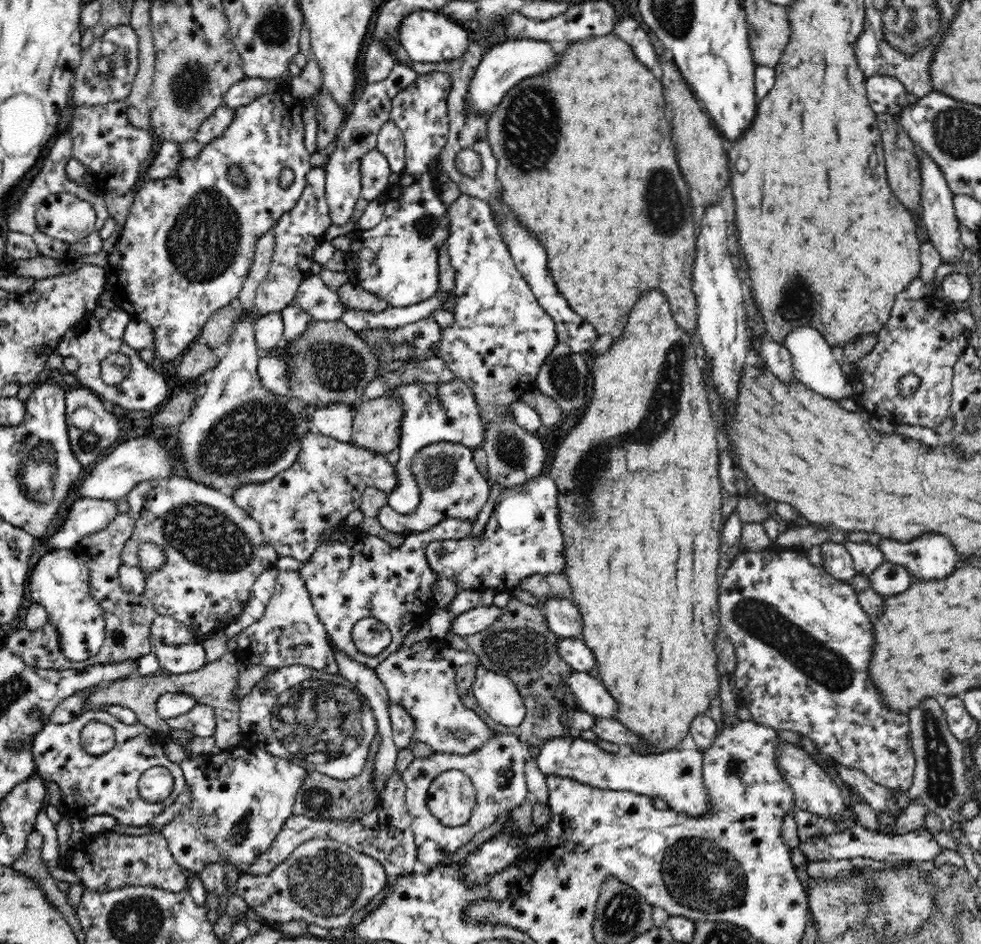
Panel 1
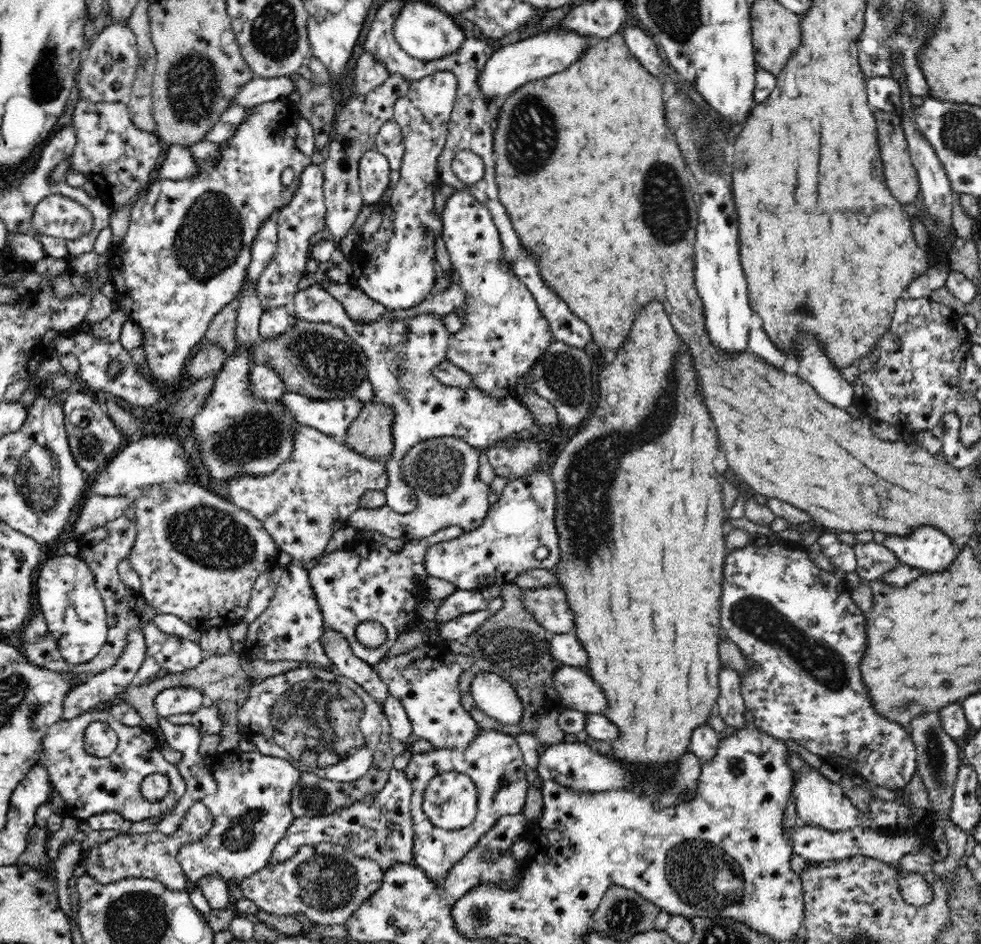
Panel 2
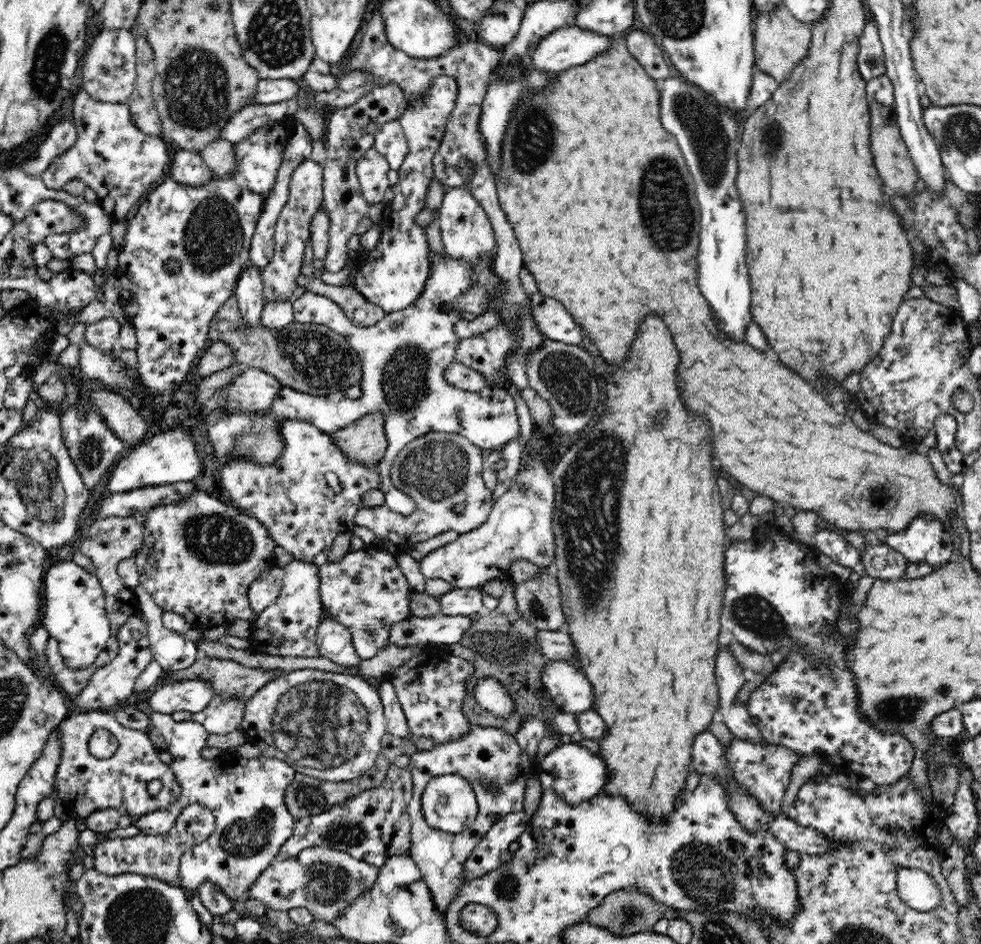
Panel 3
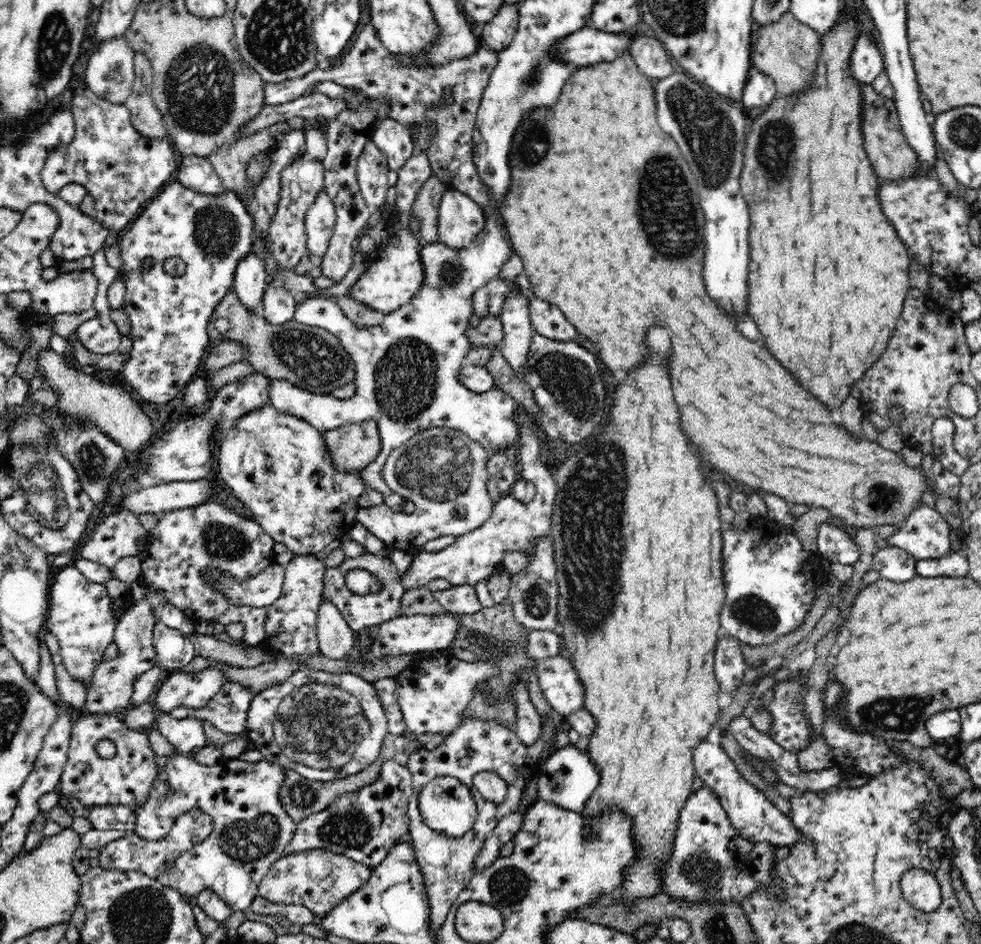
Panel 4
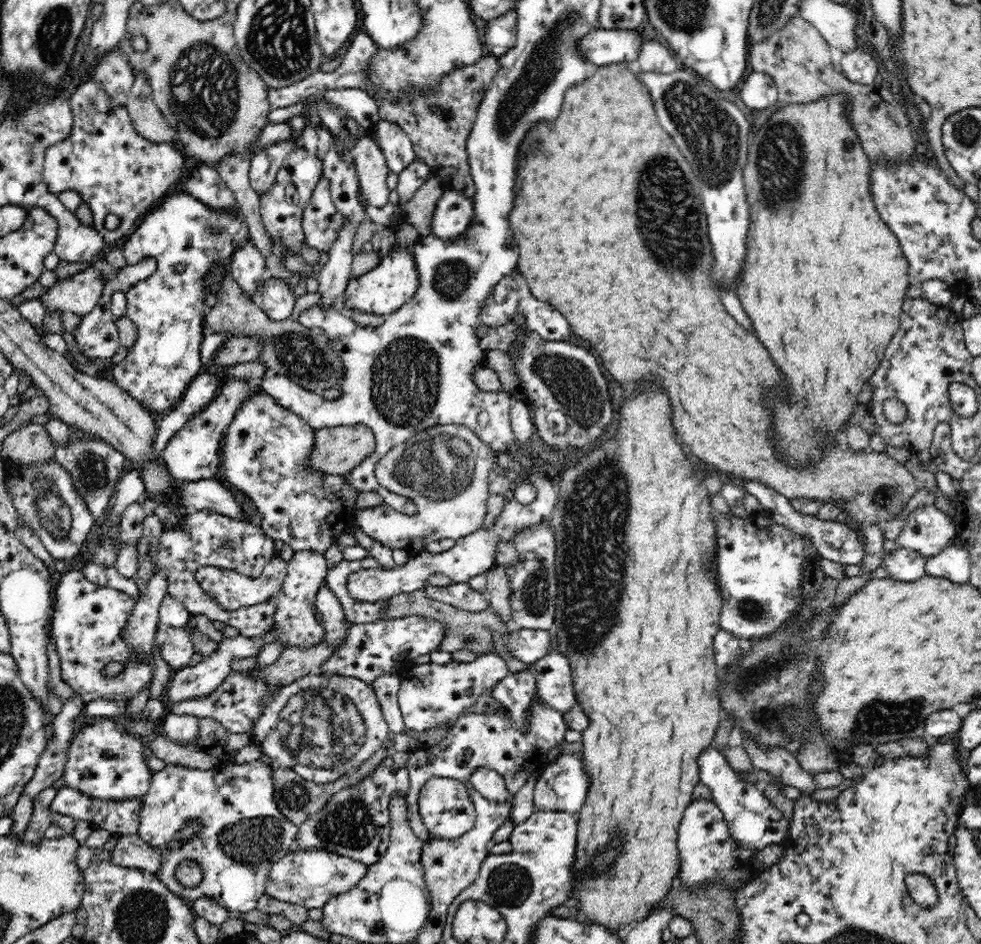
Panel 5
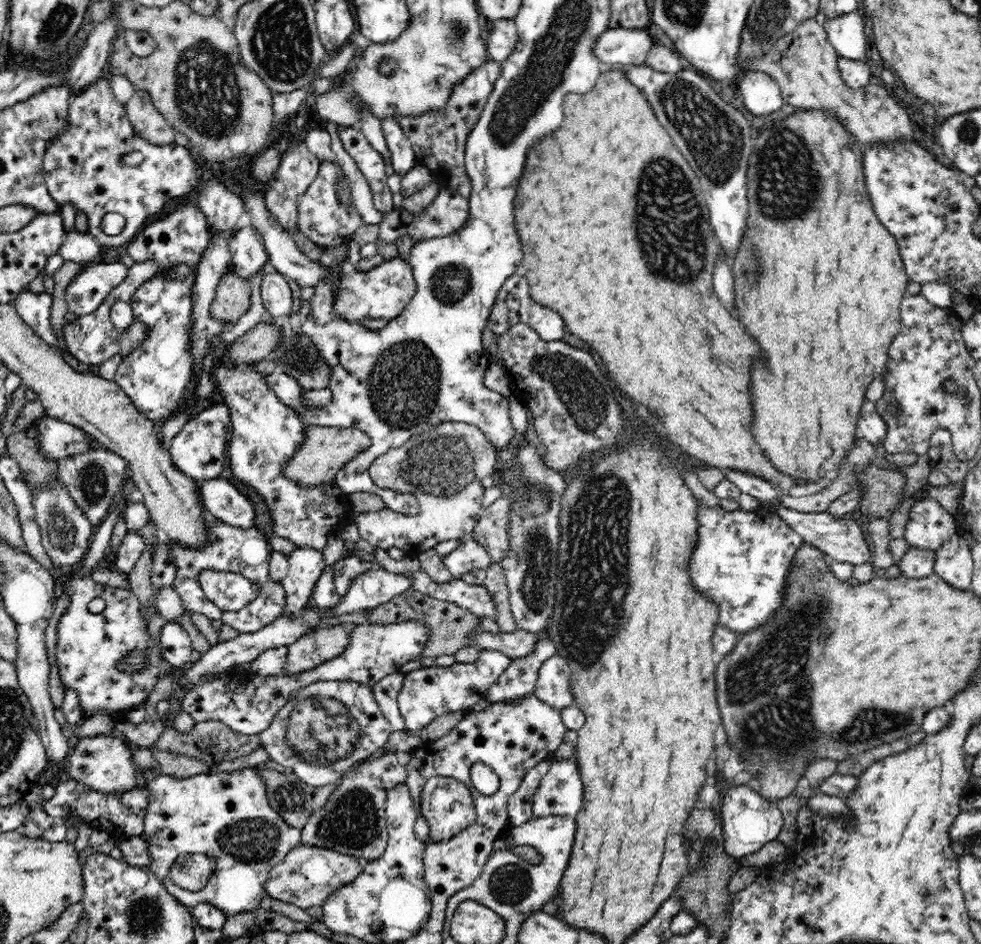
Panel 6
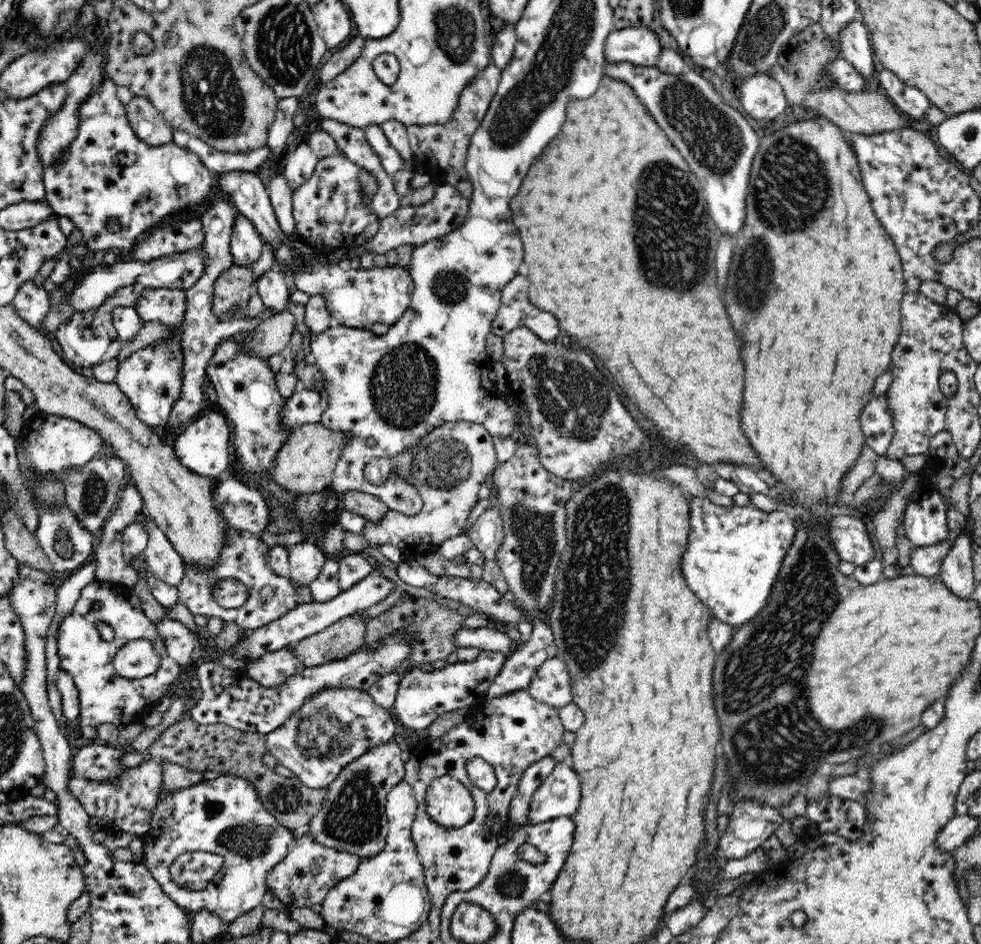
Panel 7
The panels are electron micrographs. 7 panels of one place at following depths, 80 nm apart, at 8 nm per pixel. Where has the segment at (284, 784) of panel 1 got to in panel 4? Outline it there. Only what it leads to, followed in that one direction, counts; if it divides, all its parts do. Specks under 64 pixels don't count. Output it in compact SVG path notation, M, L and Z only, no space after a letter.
M170 713L158 714L156 718L158 732L173 745L175 756L160 770L148 802L135 810L134 832L146 840L160 840L170 832L179 816L194 808L211 816L211 834L183 852L174 862L174 868L165 872L163 881L187 899L193 899L202 890L211 890L232 912L246 910L258 896L260 882L272 864L284 857L284 848L290 845L297 829L280 803L286 769L265 759L242 762L235 753L217 764L202 765L194 759L194 754L206 747L202 722L192 717L178 720Z

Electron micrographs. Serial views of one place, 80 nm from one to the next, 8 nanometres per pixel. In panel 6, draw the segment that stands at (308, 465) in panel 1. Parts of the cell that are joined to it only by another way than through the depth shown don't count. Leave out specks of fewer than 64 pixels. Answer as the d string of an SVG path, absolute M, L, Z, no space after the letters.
M223 347L216 357L213 376L216 382L215 399L225 402L228 407L232 423L232 438L228 444L228 466L232 470L233 478L240 480L247 486L252 486L263 500L273 520L273 531L271 534L282 536L291 540L296 547L312 547L322 550L330 534L343 532L352 522L348 517L354 512L353 506L349 503L349 492L340 490L340 487L333 480L316 486L303 486L296 484L283 475L283 464L295 453L299 444L304 440L305 421L289 406L286 406L280 398L271 390L266 383L265 376L254 369L254 363L234 363L224 357Z

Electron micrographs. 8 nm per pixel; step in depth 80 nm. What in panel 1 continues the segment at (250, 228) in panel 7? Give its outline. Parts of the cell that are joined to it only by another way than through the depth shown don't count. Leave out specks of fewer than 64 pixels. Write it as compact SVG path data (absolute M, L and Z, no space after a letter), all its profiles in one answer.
M256 314L236 321L228 352L210 372L192 414L178 425L181 455L175 454L175 460L184 466L188 479L216 490L261 483L290 468L300 454L305 432L313 429L301 399L272 395L262 387L257 363L263 355L254 337L258 318Z

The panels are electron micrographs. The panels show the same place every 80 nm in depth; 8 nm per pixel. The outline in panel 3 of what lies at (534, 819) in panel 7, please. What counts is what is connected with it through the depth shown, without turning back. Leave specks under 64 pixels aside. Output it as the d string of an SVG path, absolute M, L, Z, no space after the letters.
M560 743L536 766L536 774L542 783L542 791L554 791L564 802L576 806L602 793L608 784L606 763L597 754L583 748L579 743Z

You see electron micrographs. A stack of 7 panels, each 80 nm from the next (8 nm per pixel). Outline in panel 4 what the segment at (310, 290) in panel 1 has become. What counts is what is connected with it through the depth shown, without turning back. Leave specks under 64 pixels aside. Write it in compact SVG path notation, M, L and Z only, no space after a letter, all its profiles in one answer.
M485 215L485 227L483 231L479 234L478 240L472 245L470 248L464 248L464 250L453 250L449 248L449 246L444 245L441 241L438 244L430 244L426 242L422 242L422 264L424 264L424 282L422 286L420 286L419 292L416 292L416 295L412 297L412 300L409 300L408 306L405 305L402 308L398 308L395 312L390 312L385 316L382 324L377 326L372 326L370 328L360 328L355 326L352 323L352 320L349 320L344 314L341 308L334 304L330 299L324 299L323 297L315 297L310 296L309 299L306 299L302 304L298 304L295 309L295 321L299 324L308 326L308 327L317 327L327 330L330 334L336 336L336 338L340 339L344 350L350 355L350 358L354 363L354 370L356 376L354 376L353 384L356 385L356 394L354 396L340 400L338 398L330 397L330 396L314 396L312 393L302 390L298 386L292 385L290 382L282 379L270 379L270 397L269 402L272 403L272 406L278 410L278 412L283 412L289 415L294 415L306 422L310 423L314 428L319 429L320 431L329 431L334 430L335 428L352 424L358 422L364 422L364 420L375 420L377 422L378 432L381 438L381 449L380 452L376 455L376 458L370 463L367 464L363 469L361 469L361 480L365 484L366 489L374 489L383 494L385 498L384 508L392 509L395 513L406 513L412 514L415 510L415 504L407 499L406 497L394 492L391 488L388 488L388 485L384 482L382 471L385 460L388 458L388 455L399 446L402 446L404 442L406 442L410 437L413 437L416 433L434 428L434 427L448 427L450 429L456 429L470 437L476 443L480 443L482 447L486 450L496 451L506 450L511 445L516 445L518 442L519 432L517 429L516 423L516 414L515 414L515 400L503 390L499 388L490 389L489 391L477 393L469 390L464 384L459 380L459 372L464 364L464 358L466 358L468 352L470 352L470 348L473 346L470 339L468 339L468 335L466 335L466 330L469 329L470 326L470 318L474 314L473 312L473 300L472 295L474 292L478 290L478 288L482 288L482 286L486 286L488 282L499 278L500 272L502 268L505 266L506 262L510 259L509 255L513 254L513 245L509 240L509 237L504 236L504 231L500 229L500 223L498 223L498 217L496 215Z

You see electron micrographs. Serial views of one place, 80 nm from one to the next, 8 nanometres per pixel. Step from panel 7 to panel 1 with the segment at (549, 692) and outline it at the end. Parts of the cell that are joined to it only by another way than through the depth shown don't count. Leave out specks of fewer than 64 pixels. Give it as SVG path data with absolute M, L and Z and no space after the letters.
M572 671L564 677L564 680L577 698L580 710L595 717L615 719L617 702L597 676L587 672Z

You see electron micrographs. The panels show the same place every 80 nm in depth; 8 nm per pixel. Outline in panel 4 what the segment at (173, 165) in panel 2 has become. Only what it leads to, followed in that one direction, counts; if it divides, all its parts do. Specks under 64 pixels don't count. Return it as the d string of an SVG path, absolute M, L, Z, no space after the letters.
M192 154L180 155L175 180L194 192L222 194L227 188L221 183L212 163L207 158Z

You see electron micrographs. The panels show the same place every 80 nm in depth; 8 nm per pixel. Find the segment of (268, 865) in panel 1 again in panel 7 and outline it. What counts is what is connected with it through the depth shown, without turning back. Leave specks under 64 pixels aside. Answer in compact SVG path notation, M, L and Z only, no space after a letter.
M394 739L370 748L364 756L348 764L328 786L328 796L306 827L308 835L317 843L360 858L380 854L387 841L389 824L385 814L388 792L404 781L405 762L401 760L398 743Z

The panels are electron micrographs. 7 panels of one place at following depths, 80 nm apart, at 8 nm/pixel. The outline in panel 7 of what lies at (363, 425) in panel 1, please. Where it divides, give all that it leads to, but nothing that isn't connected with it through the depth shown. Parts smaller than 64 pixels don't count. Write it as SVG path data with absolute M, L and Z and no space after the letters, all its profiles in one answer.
M320 422L300 425L276 453L269 478L294 494L314 494L329 488L336 463L348 441L349 432L334 432Z

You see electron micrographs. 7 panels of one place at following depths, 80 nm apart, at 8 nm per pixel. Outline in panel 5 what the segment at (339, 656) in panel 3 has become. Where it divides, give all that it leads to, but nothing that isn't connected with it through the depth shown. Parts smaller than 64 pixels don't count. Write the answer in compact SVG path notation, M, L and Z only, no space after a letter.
M326 581L321 584L316 595L315 606L323 616L324 641L338 650L346 640L347 632L344 624L344 609L338 601L338 597L332 594Z

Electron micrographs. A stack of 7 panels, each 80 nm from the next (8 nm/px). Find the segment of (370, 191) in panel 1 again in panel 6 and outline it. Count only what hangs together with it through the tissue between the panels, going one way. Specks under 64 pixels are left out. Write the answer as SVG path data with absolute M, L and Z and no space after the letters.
M339 125L337 129L340 142L370 186L376 210L387 213L393 211L395 209L392 201L393 193L386 183L388 175L383 156L377 150L374 150L360 128Z

